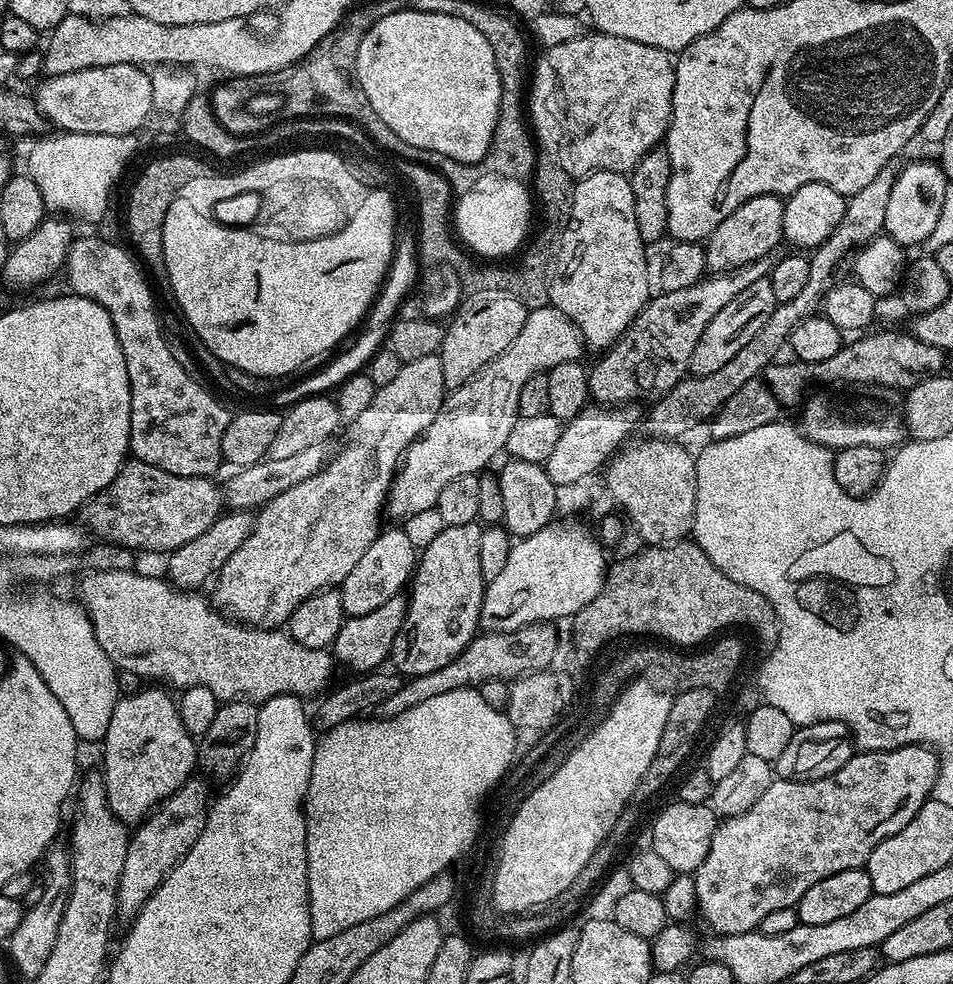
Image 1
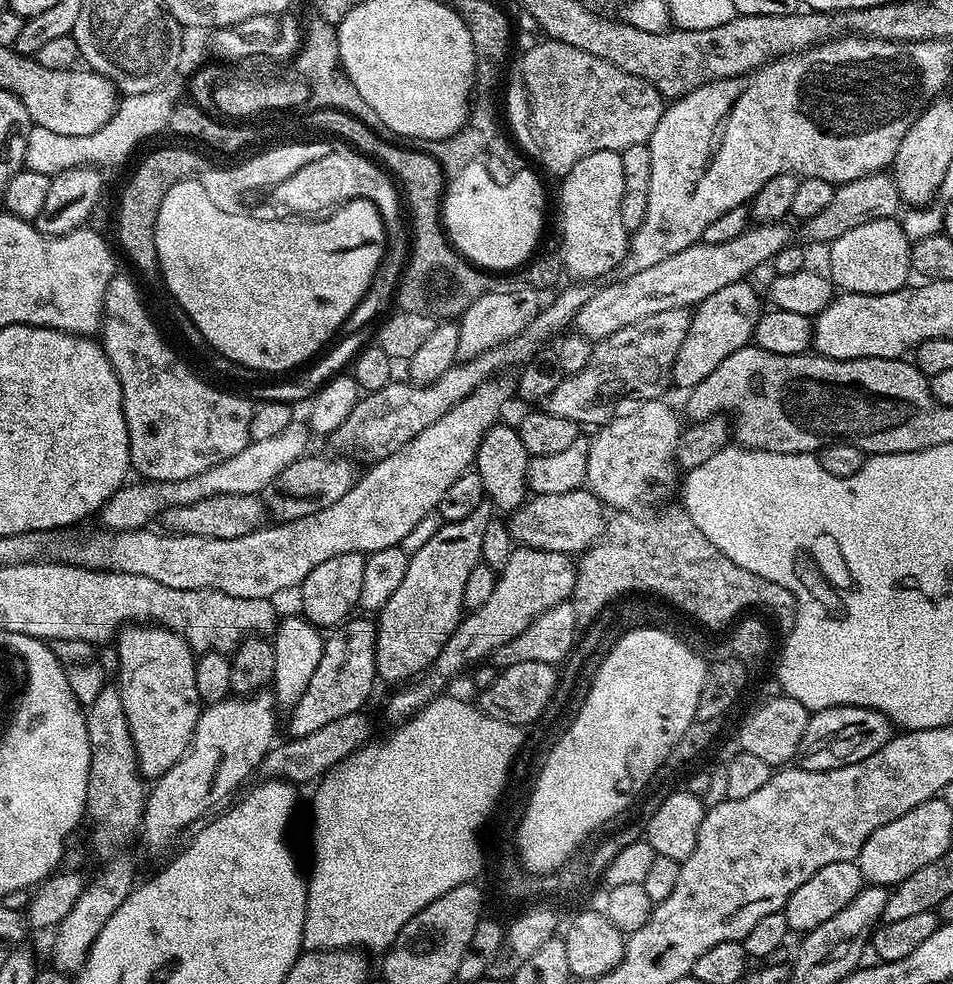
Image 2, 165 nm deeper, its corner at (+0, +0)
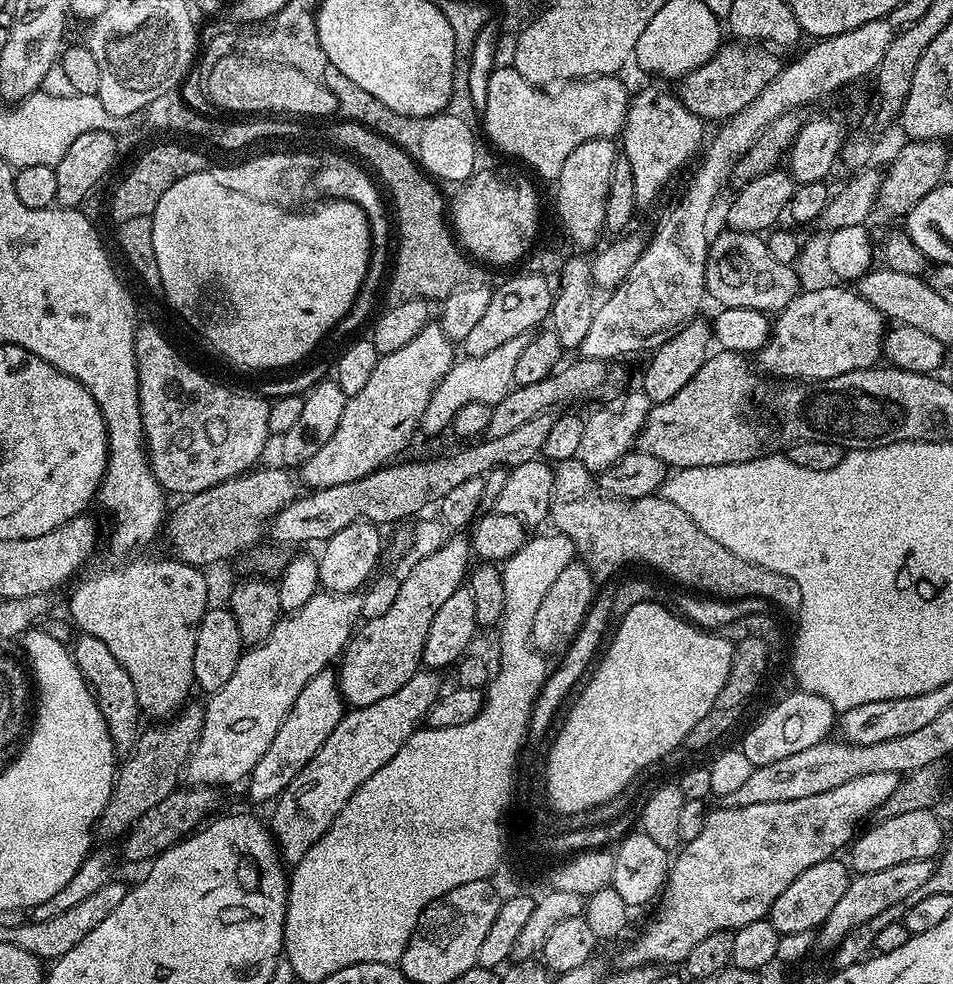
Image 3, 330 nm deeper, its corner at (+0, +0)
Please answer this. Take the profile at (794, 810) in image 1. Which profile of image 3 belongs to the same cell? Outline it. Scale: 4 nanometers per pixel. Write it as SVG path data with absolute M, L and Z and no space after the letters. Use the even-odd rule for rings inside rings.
M861 774L834 790L826 790L826 794L810 794L810 798L794 798L792 802L758 802L758 806L741 808L723 806L717 812L709 811L706 826L702 826L698 838L687 841L675 853L677 856L671 861L668 882L659 901L660 909L645 926L644 933L621 954L621 965L624 968L637 968L643 964L679 965L701 938L718 930L735 930L765 919L778 894L782 894L798 874L810 870L810 866L818 866L818 862L833 859L839 848L847 849L851 845L858 829L865 823L863 820L878 812L897 783L898 776L894 774Z

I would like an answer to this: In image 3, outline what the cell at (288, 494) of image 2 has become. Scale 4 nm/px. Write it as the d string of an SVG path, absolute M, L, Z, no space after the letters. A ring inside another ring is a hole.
M430 322L406 346L383 353L366 386L347 397L334 434L318 454L298 468L299 483L308 490L342 486L342 482L358 482L358 478L392 464L407 446L412 431L417 431L438 382L451 370L452 348L453 341L446 338L439 323Z

